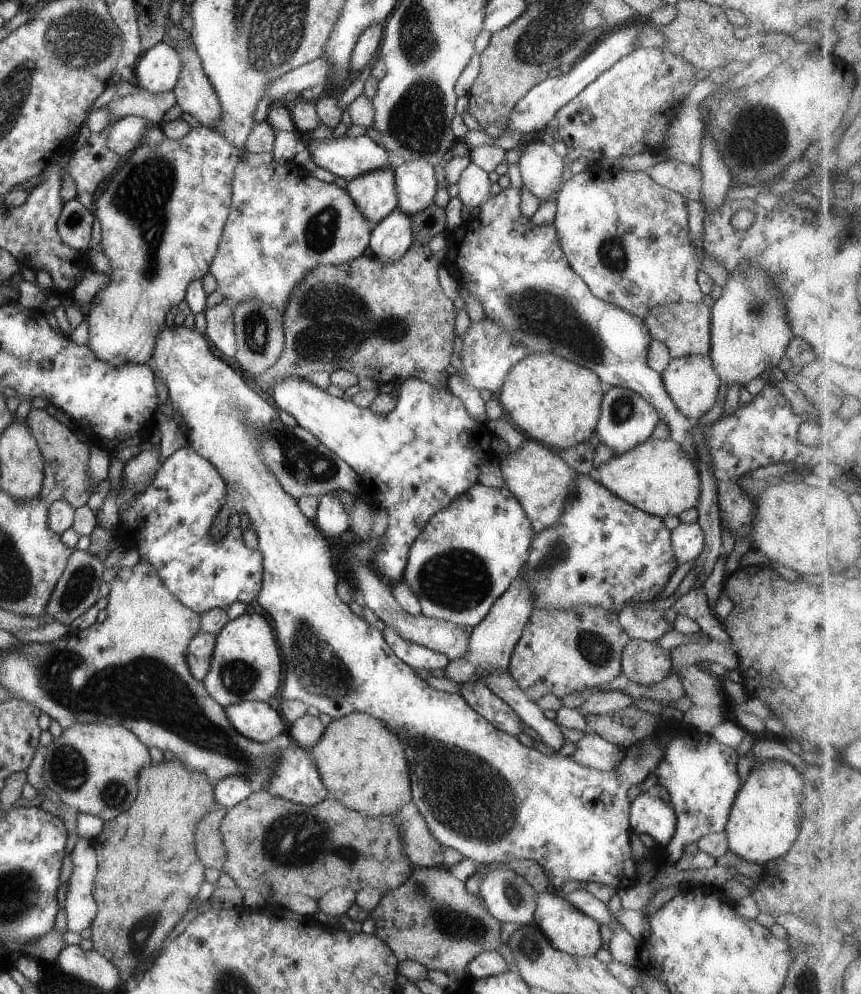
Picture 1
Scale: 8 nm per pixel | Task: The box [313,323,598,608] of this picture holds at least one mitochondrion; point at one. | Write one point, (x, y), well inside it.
(555, 550)

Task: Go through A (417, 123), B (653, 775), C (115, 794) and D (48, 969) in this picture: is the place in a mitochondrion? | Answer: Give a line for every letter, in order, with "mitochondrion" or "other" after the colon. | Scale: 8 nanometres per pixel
A: mitochondrion
B: other
C: mitochondrion
D: other

